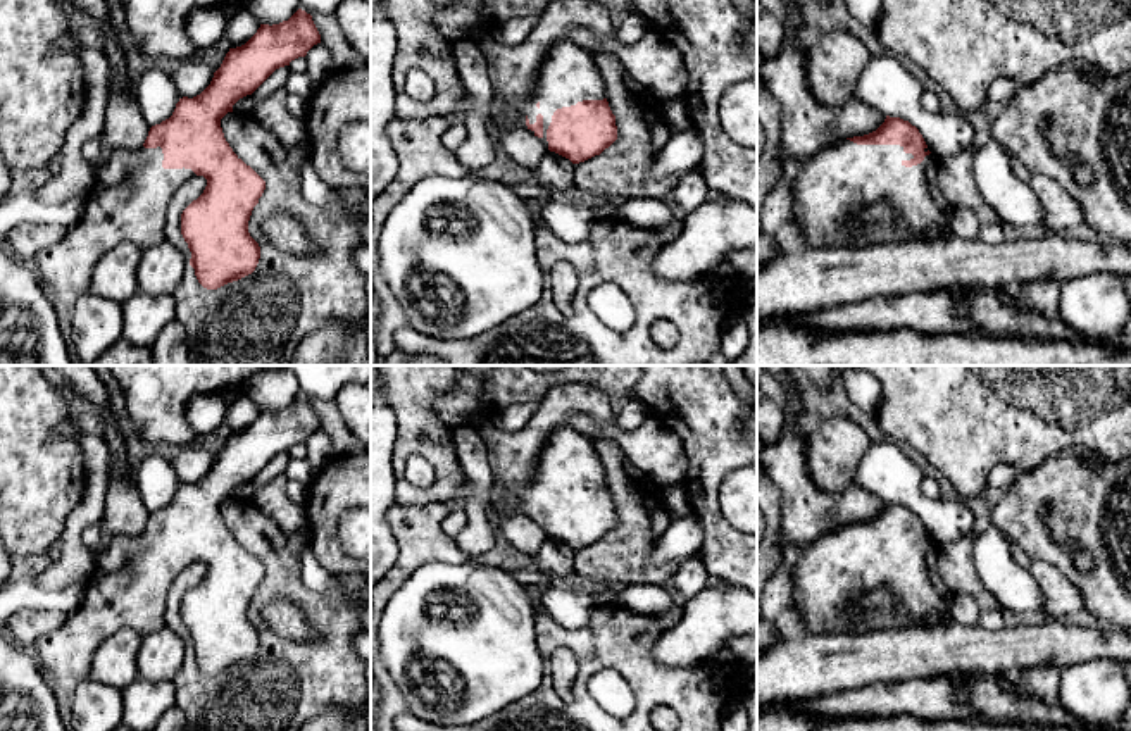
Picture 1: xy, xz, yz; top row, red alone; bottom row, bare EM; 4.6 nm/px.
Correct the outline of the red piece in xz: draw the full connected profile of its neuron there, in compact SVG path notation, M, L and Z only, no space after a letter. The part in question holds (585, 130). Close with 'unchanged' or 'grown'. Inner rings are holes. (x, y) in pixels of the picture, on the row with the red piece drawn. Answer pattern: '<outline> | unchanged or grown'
M569 40L555 41L540 66L528 102L517 112L517 124L538 136L547 150L572 164L584 162L609 148L617 140L617 126L593 53Z | grown

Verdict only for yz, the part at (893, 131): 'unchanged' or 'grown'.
grown

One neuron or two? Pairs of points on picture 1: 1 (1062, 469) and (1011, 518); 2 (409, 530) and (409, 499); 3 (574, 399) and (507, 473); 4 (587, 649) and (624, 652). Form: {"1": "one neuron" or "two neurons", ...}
{"1": "one neuron", "2": "two neurons", "3": "one neuron", "4": "one neuron"}

